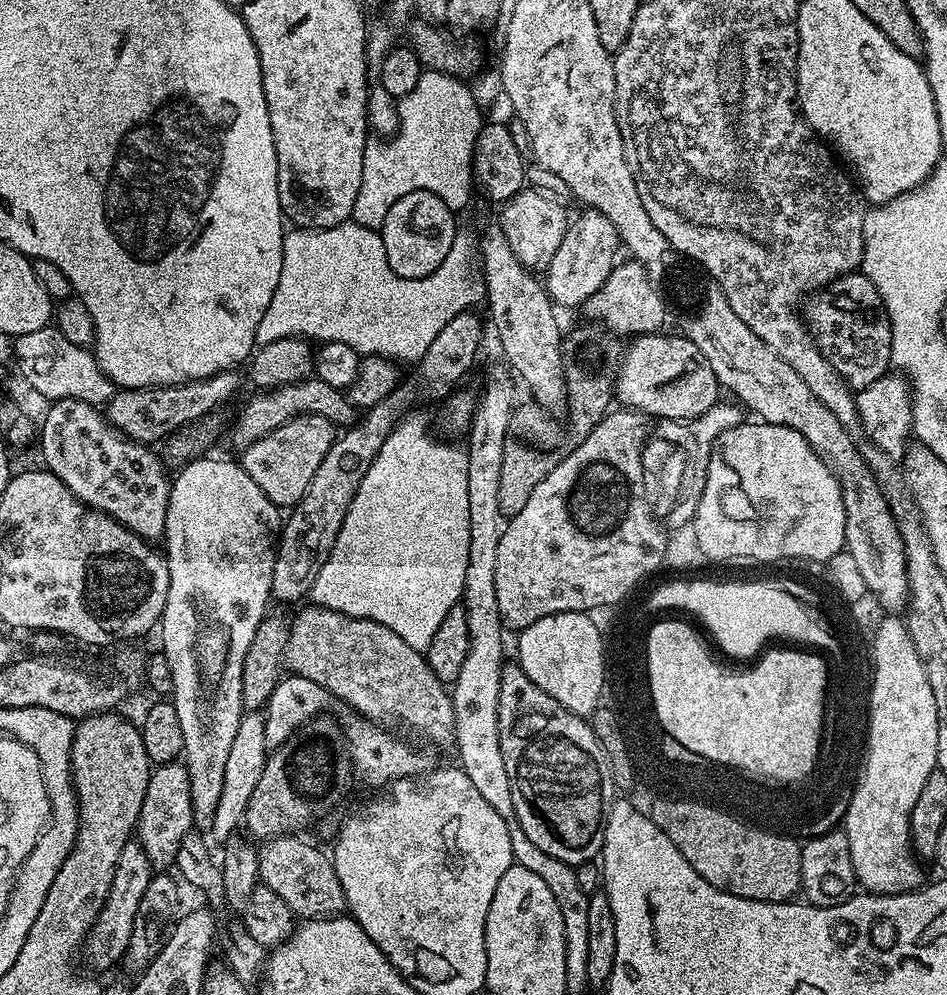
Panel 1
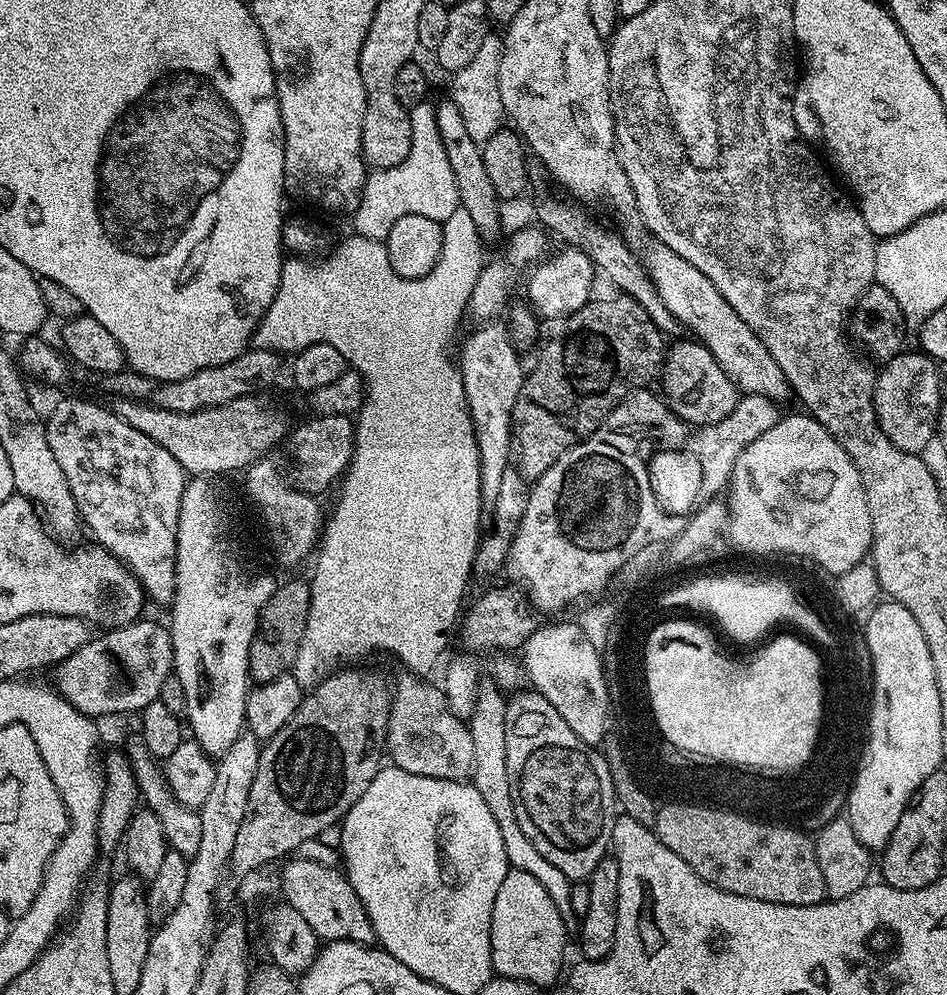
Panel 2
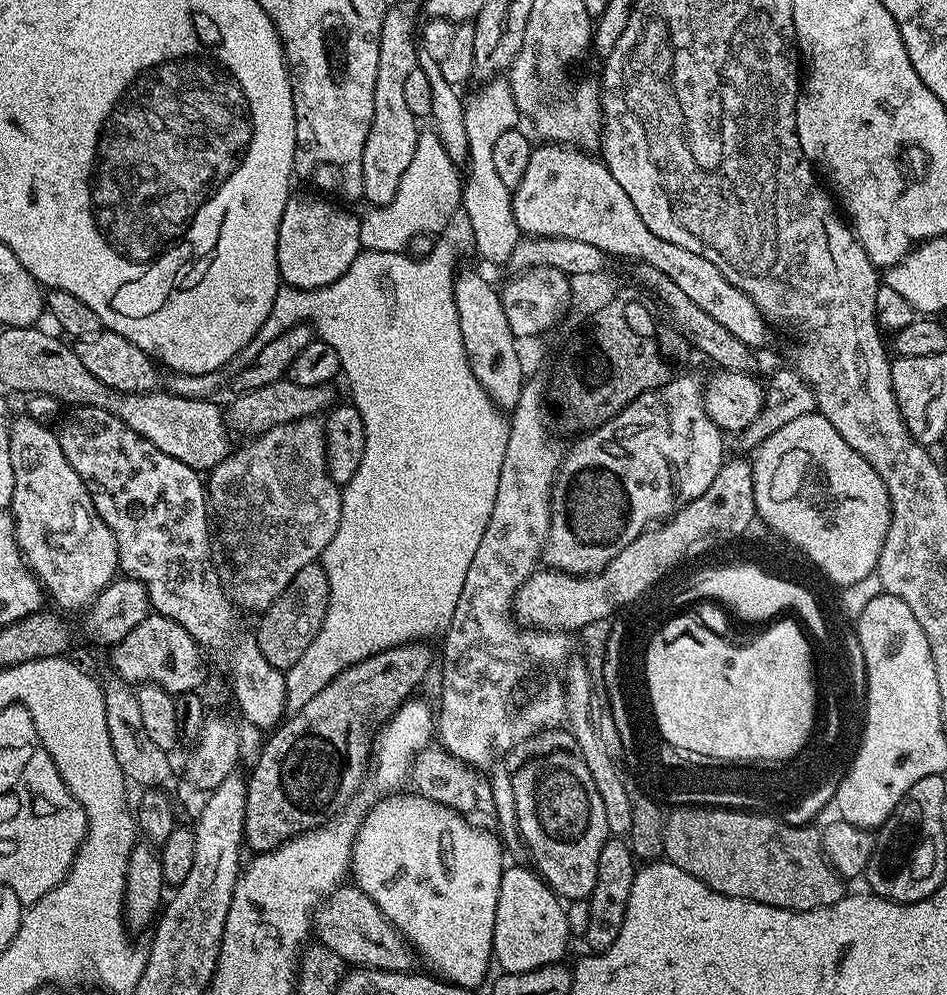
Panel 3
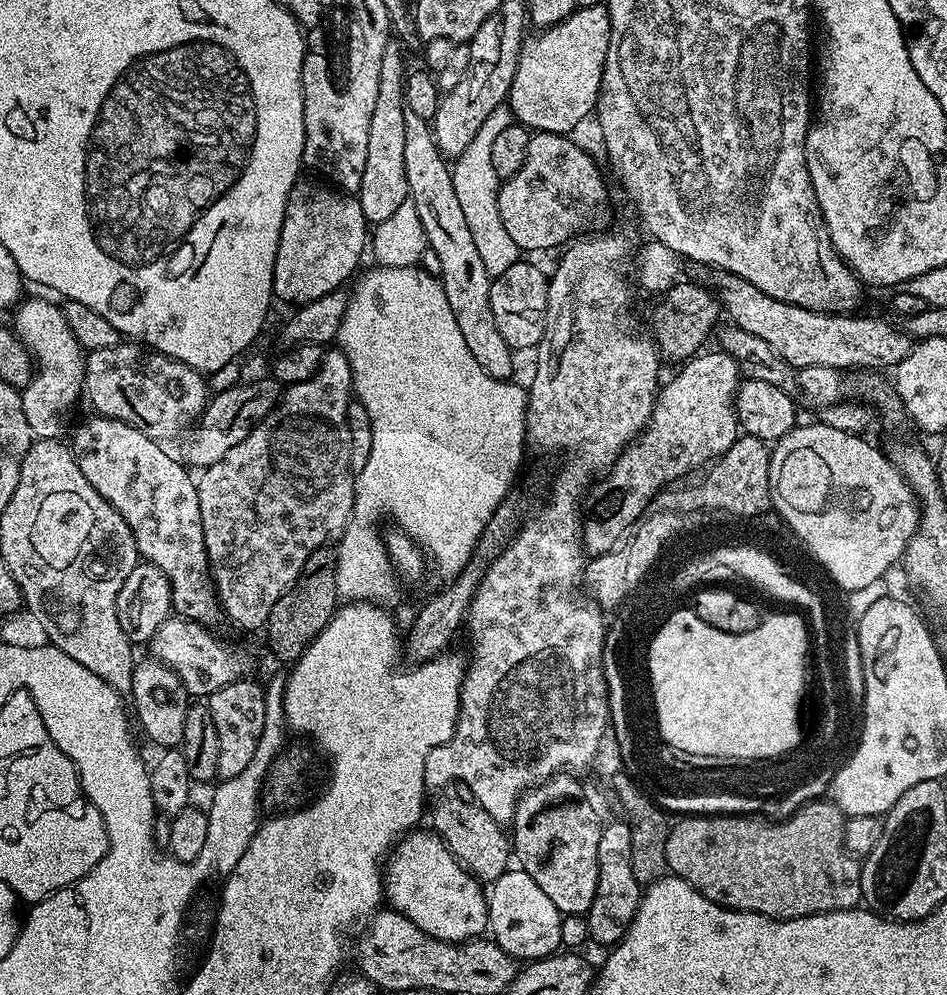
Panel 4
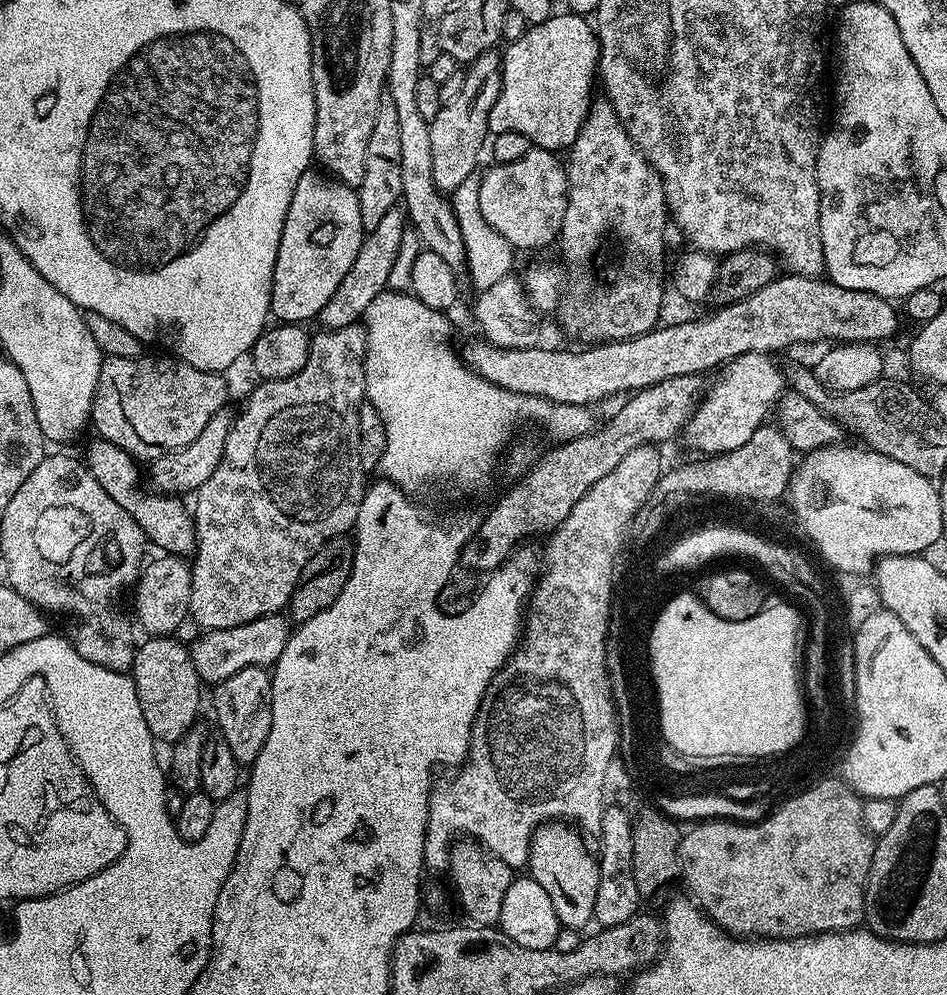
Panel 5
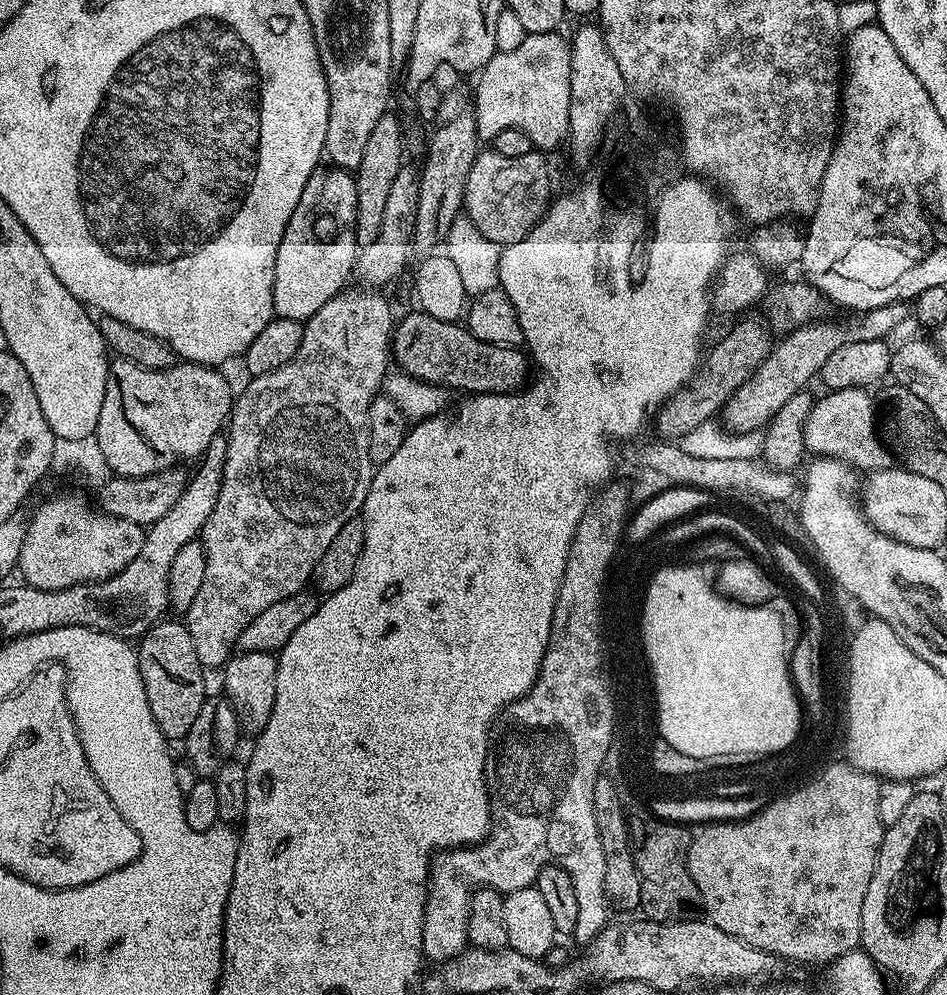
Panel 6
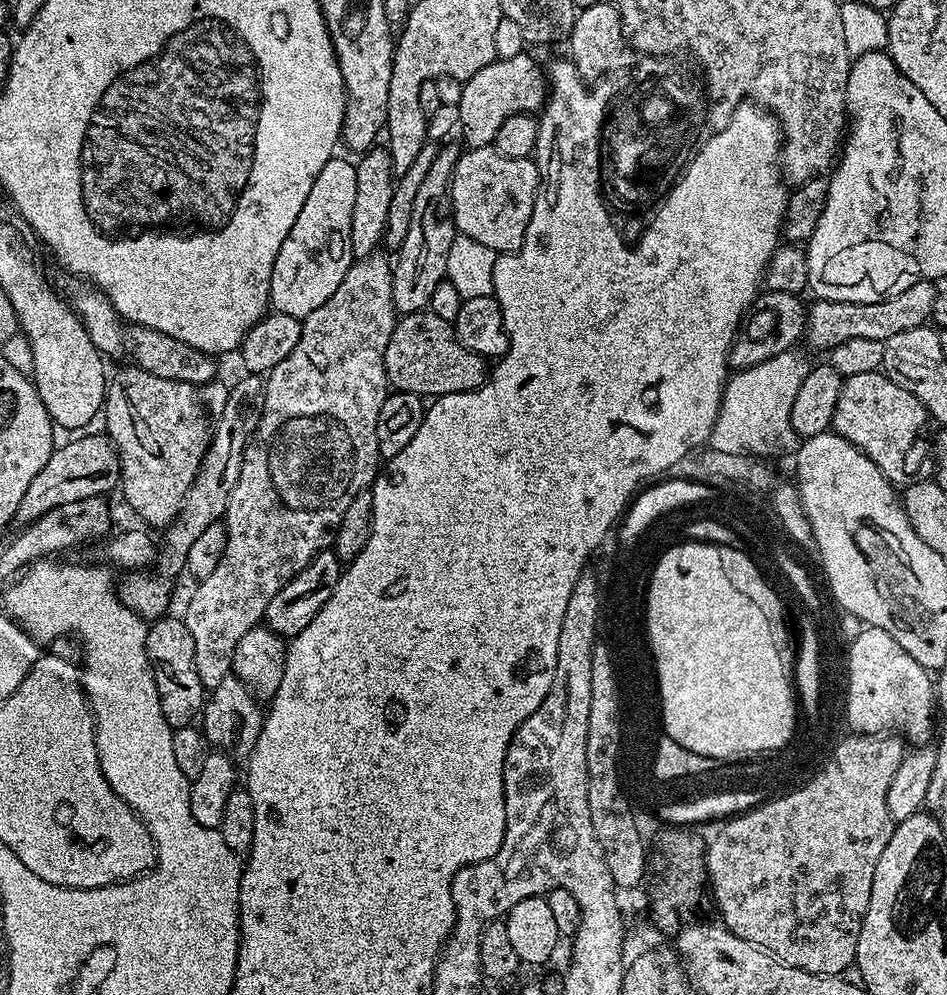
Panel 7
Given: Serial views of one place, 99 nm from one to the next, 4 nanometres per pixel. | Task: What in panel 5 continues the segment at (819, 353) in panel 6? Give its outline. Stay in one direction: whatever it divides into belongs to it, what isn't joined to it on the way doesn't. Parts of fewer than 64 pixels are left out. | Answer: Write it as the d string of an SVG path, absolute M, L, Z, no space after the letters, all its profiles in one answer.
M747 352L727 361L726 367L719 373L721 376L713 384L711 382L696 411L684 425L682 440L690 447L697 448L700 454L723 454L738 450L738 446L747 442L754 430L762 427L767 416L769 419L781 396L785 395L785 373L772 360L775 359L766 352Z

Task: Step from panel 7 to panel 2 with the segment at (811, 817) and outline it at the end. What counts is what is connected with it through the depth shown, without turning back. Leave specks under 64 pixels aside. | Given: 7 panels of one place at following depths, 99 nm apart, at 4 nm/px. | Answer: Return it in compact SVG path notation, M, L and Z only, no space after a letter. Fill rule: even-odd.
M708 802L663 804L656 809L656 837L698 878L738 894L742 898L758 898L758 902L774 902L782 906L810 906L826 900L822 870L818 870L816 845L809 833L790 828L784 822L763 824L750 815L743 820L743 811L713 806ZM712 807L712 808L711 808Z

